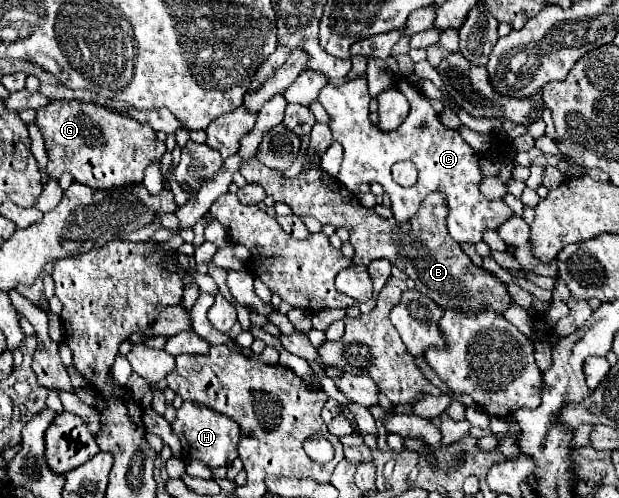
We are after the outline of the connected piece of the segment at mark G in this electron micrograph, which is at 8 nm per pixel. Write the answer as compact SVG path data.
M50 101L46 107L40 107L36 111L34 123L38 125L44 137L48 153L44 173L56 181L66 171L74 177L76 183L82 183L92 189L138 185L144 179L144 169L150 163L160 161L166 153L166 145L156 139L154 129L150 125L138 123L136 119L118 113L112 107L104 107L92 101Z

